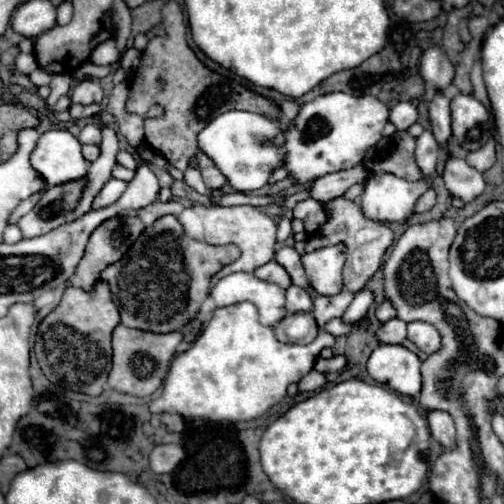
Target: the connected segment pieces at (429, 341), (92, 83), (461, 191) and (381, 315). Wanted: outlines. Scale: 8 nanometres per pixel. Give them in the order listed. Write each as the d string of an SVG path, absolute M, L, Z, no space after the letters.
M410 322L408 324L408 340L412 340L426 354L432 354L440 348L440 334L428 322Z
M84 78L74 84L72 88L72 102L74 104L92 104L92 102L102 102L104 94L100 84L94 78Z
M448 156L442 178L450 194L462 198L464 202L472 202L476 196L484 192L486 186L482 174L476 168L468 166L464 158L456 158L456 156Z
M384 298L384 302L376 308L376 318L382 324L388 322L388 320L392 320L392 318L396 318L396 308L392 306L392 302L388 298Z

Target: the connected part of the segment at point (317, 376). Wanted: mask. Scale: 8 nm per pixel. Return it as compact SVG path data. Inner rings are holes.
M310 370L300 382L298 382L298 392L314 392L318 388L322 388L326 384L326 378L324 374L316 372L316 370Z

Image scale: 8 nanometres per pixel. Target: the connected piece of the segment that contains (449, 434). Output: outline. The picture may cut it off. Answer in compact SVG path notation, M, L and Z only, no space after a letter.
M440 410L428 412L428 424L430 424L430 432L434 436L434 440L438 440L442 444L444 450L452 450L456 446L456 430L454 430L454 422L450 414L444 414Z

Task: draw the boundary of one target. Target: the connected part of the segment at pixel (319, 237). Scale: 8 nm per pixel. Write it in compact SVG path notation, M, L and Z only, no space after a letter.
M344 196L326 202L324 210L326 210L326 222L322 222L318 226L318 230L306 240L306 252L312 252L312 250L324 248L324 246L332 246L338 242L346 244L348 250L346 250L346 264L344 264L344 286L346 286L346 290L358 292L372 278L372 274L380 268L384 252L394 240L392 230L384 222L366 218L362 214L360 206Z

